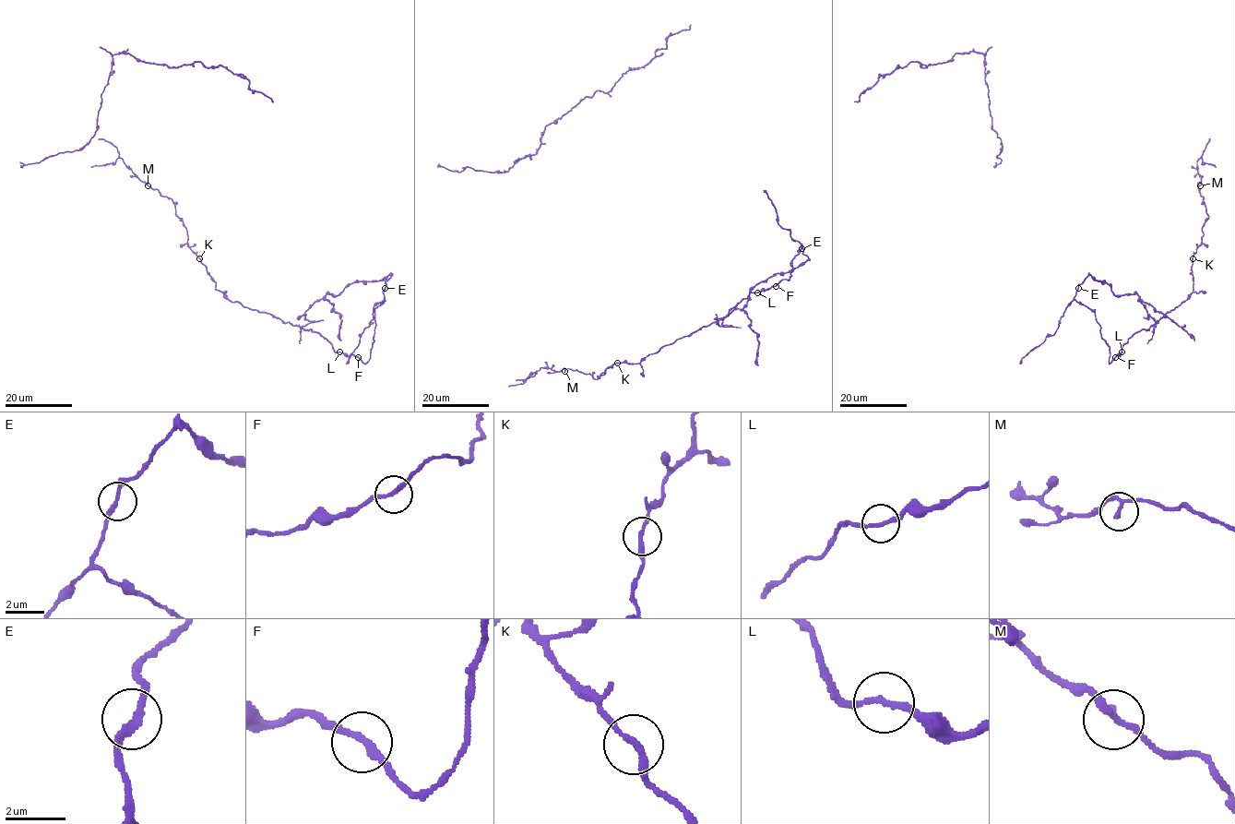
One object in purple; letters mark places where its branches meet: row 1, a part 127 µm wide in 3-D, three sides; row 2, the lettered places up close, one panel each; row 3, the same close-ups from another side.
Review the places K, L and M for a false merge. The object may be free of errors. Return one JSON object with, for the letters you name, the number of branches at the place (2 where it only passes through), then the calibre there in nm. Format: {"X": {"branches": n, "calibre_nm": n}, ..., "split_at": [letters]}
{"L": {"branches": 2, "calibre_nm": 200}, "split_at": ["L"]}

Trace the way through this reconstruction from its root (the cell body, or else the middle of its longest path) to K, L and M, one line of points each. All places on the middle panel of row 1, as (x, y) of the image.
K: (591, 375), (597, 379), (609, 366), (617, 363)
L: (591, 375), (597, 379), (615, 363), (639, 363), (663, 346), (724, 317), (751, 292), (757, 292)
M: (591, 375), (576, 370), (564, 371)

